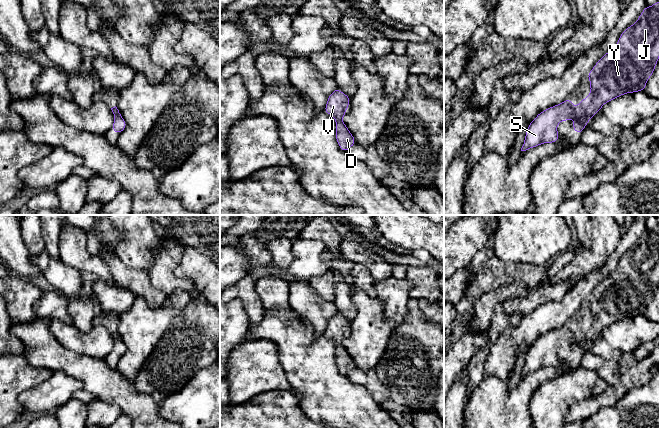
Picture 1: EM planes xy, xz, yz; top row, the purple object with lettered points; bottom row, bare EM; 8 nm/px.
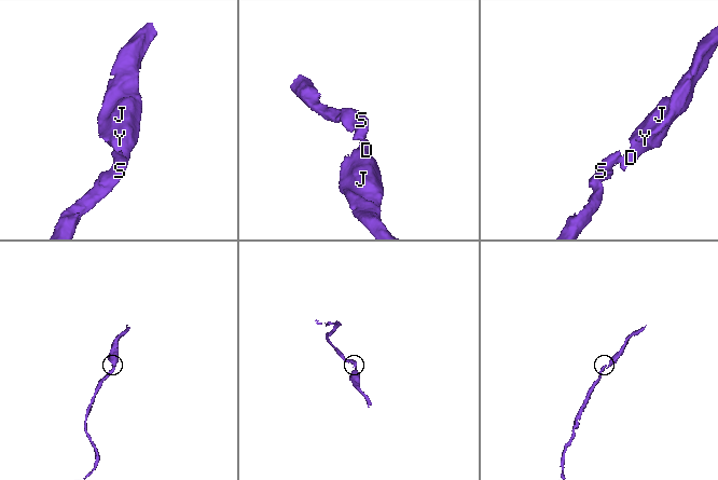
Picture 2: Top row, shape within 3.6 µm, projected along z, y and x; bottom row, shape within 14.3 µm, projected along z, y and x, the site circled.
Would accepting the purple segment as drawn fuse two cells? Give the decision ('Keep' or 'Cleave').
Keep

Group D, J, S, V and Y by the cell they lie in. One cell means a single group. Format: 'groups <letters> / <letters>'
groups D J S V Y

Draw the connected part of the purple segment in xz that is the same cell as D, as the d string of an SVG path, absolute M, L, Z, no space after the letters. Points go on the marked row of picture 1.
M336 88L328 97L324 111L332 115L336 121L335 136L340 149L348 152L348 149L356 144L355 138L342 122L343 116L350 104L350 98L338 88Z

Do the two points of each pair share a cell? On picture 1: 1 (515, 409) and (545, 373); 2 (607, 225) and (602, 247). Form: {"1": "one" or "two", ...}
{"1": "one", "2": "one"}

